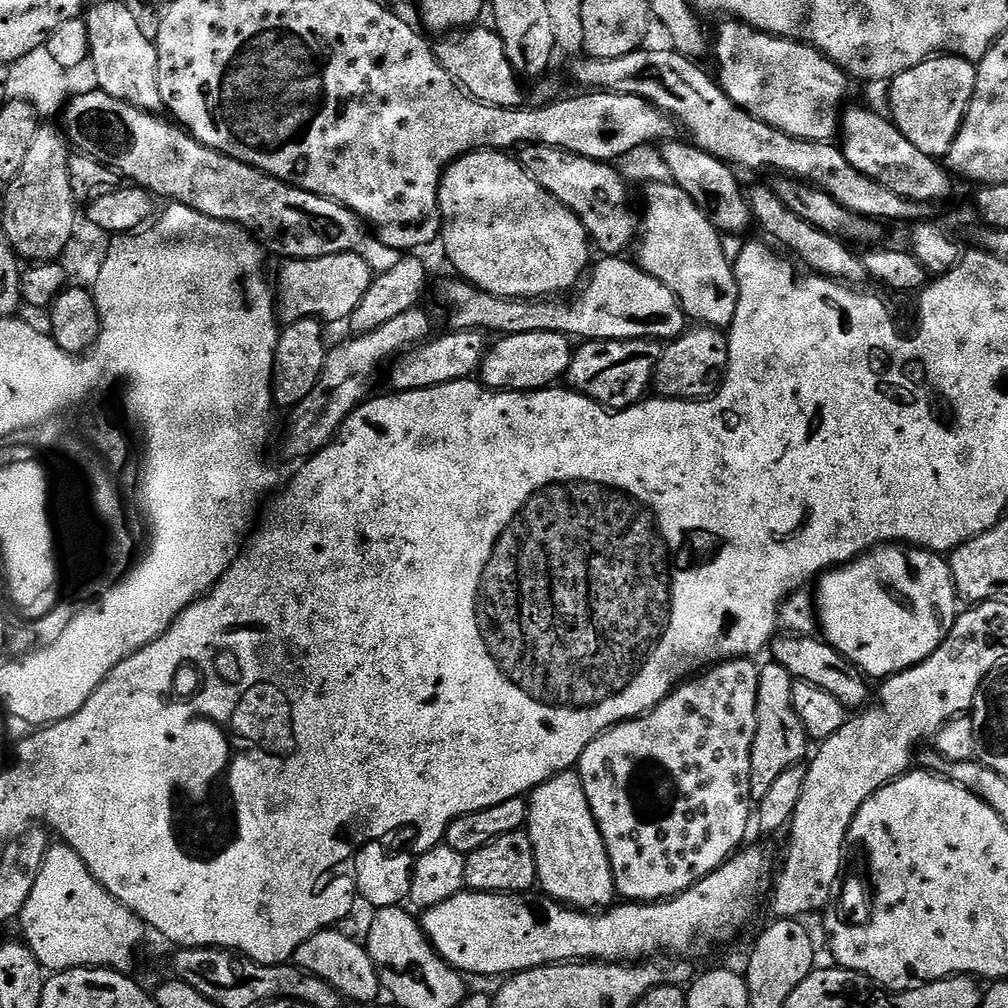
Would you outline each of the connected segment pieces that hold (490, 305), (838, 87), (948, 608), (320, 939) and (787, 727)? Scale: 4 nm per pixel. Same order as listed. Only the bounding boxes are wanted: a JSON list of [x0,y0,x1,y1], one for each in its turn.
[[436,255,686,342],[714,18,850,142],[814,544,958,678],[294,930,382,1004],[750,662,810,802]]

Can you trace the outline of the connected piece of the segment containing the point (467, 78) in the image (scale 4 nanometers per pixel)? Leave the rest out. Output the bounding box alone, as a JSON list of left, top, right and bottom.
[435,26,525,108]

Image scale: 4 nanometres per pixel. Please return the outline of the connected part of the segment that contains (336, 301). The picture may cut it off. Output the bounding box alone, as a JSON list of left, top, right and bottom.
[278,252,374,322]

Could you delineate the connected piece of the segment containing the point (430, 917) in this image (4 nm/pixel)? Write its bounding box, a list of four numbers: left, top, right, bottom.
[422,848,768,978]

